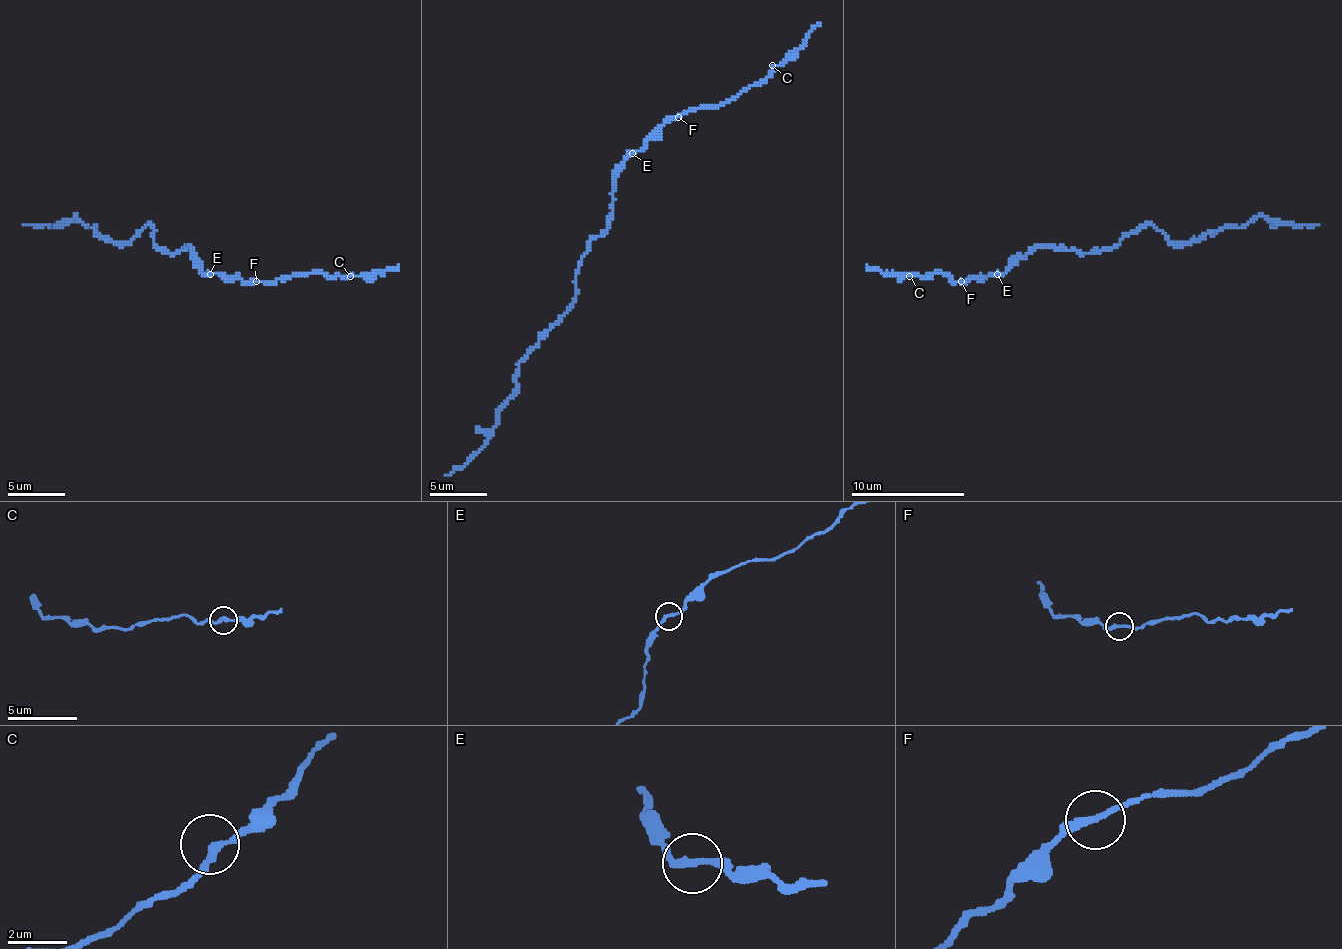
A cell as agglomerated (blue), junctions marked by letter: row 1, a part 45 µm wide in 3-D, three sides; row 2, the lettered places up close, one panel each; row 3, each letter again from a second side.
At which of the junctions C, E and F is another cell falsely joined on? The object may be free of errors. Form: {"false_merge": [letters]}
{"false_merge": []}

